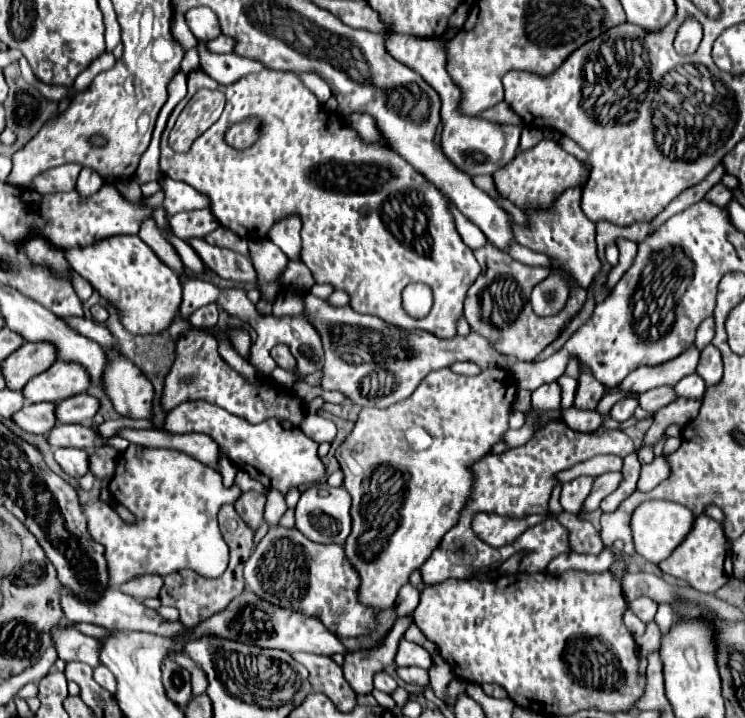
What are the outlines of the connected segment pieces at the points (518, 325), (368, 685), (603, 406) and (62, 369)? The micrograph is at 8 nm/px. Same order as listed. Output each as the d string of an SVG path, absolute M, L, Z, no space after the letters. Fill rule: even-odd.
M486 243L484 247L476 249L474 257L478 259L482 273L468 289L464 301L464 317L470 323L472 331L484 335L492 341L492 345L498 351L502 351L504 355L512 355L518 361L534 361L546 345L558 339L562 329L580 313L580 309L586 303L588 291L578 287L572 275L564 271L564 279L570 285L570 299L566 309L554 317L538 317L530 307L530 291L534 289L534 285L538 285L542 279L550 275L550 267L530 267L520 261L514 261L508 253L500 251L492 243Z
M410 615L400 617L380 647L370 649L370 651L354 651L354 653L346 655L342 671L344 671L348 685L354 689L356 695L370 693L374 689L374 685L372 685L374 673L382 671L386 665L394 663L398 643L404 637L410 623L412 623Z
M615 392L615 393L607 393L602 399L599 401L596 410L604 415L609 413L610 409L614 404L616 404L620 399L635 397L634 393L628 394L628 392Z
M60 359L48 371L34 377L22 389L22 393L28 403L42 403L42 401L60 403L60 399L68 399L72 395L84 393L88 387L90 381L84 367L76 363L64 363Z

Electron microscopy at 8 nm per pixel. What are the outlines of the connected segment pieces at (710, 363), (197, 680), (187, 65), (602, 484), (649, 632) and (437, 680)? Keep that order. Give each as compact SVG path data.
M714 345L702 349L696 373L706 381L706 387L712 387L722 379L722 355Z
M170 653L169 657L173 658L181 667L184 667L190 672L193 696L204 694L208 687L208 680L205 673L197 664L181 653Z
M194 47L186 51L184 58L182 59L182 65L180 65L180 69L182 69L184 73L190 73L192 69L196 69L198 67L199 67L199 55L197 48Z
M604 473L604 475L600 475L596 479L594 487L592 487L590 497L584 503L584 513L586 511L594 511L606 495L610 495L612 491L616 491L616 487L620 485L620 481L622 481L622 473Z
M654 621L648 623L644 635L636 643L638 643L638 675L642 677L644 671L646 671L646 663L648 663L646 657L652 651L660 649L660 631L658 631L658 625Z
M434 655L432 659L434 659L434 667L430 667L430 687L436 693L436 697L444 699L446 685L454 677L454 673L452 673L450 665L440 655Z

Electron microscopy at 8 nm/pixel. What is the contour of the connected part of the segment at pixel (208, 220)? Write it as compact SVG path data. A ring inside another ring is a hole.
M194 209L194 211L180 211L172 215L170 227L176 237L188 241L192 237L204 237L208 231L218 227L218 221L208 209Z

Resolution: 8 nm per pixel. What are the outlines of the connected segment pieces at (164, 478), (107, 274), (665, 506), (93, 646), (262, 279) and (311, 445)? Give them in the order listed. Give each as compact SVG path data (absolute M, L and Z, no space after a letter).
M130 443L130 447L120 453L116 473L110 481L110 493L112 497L122 503L130 513L134 513L136 523L128 525L118 515L116 519L106 519L106 507L112 507L108 503L94 503L84 513L88 517L88 531L92 539L102 543L106 547L106 559L108 559L108 573L110 573L110 587L118 587L138 575L148 575L146 571L180 571L180 569L192 569L202 577L220 577L224 569L228 567L228 545L224 543L216 515L224 503L234 503L242 494L237 485L226 489L222 485L222 475L200 461L170 449L150 449L136 443Z
M116 235L91 246L74 247L65 251L65 257L79 275L120 311L122 323L130 333L156 335L178 317L182 301L178 275L138 235Z
M646 501L646 503L642 503L632 515L632 533L634 533L636 553L640 553L644 559L658 565L666 557L670 557L672 551L686 539L688 531L692 531L694 519L696 519L696 515L688 507L672 503L672 501Z
M56 625L52 629L52 643L58 651L58 657L66 663L68 661L82 661L82 663L88 663L90 667L102 665L100 657L98 657L100 641L80 633L76 627Z
M270 239L248 241L248 247L258 273L258 287L262 291L262 297L274 301L274 297L280 293L280 285L276 283L276 279L284 271L288 259Z
M188 401L178 405L164 419L164 431L168 433L206 433L210 435L222 453L232 459L238 469L244 469L268 489L276 489L286 495L292 487L312 485L326 475L326 467L318 457L318 445L308 439L296 425L284 419L266 419L262 423L248 423L218 405L206 401Z

